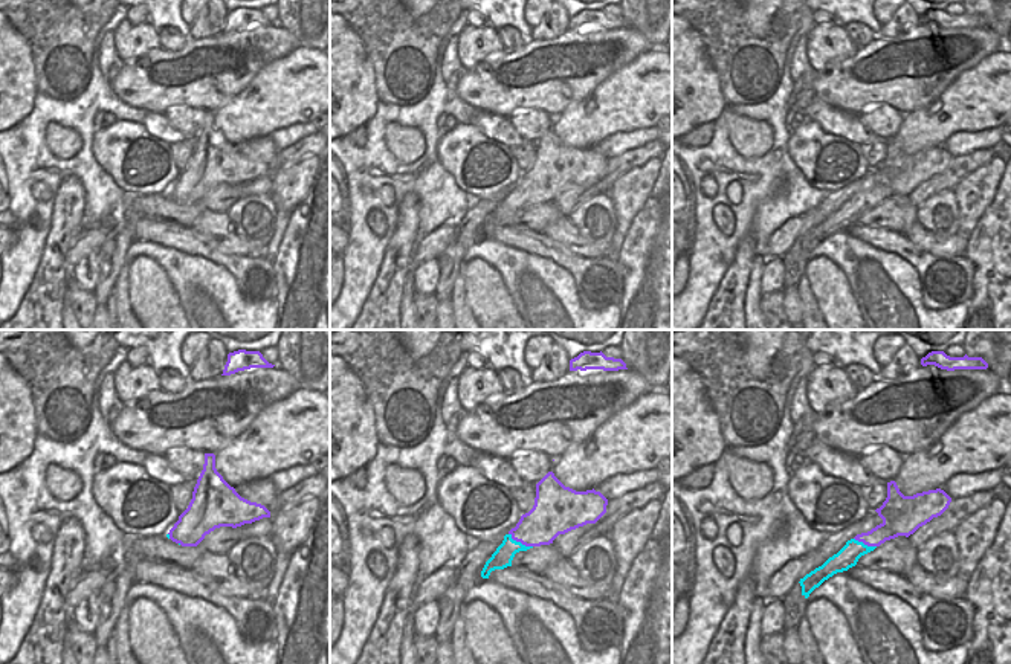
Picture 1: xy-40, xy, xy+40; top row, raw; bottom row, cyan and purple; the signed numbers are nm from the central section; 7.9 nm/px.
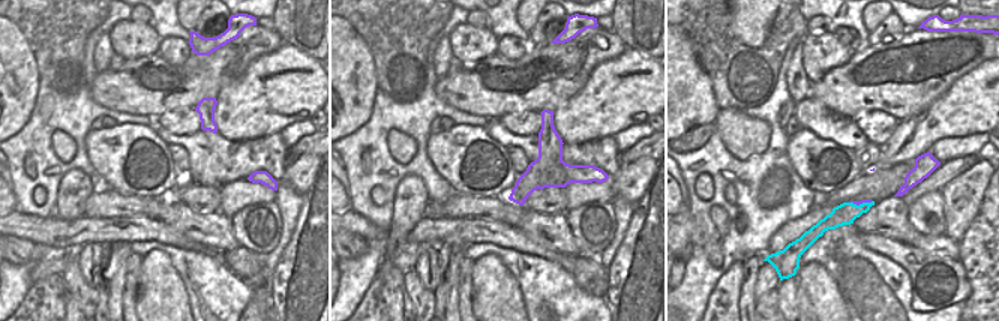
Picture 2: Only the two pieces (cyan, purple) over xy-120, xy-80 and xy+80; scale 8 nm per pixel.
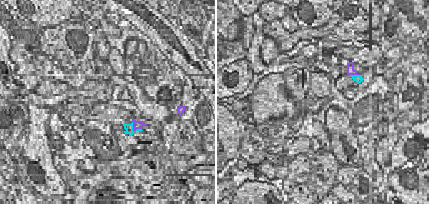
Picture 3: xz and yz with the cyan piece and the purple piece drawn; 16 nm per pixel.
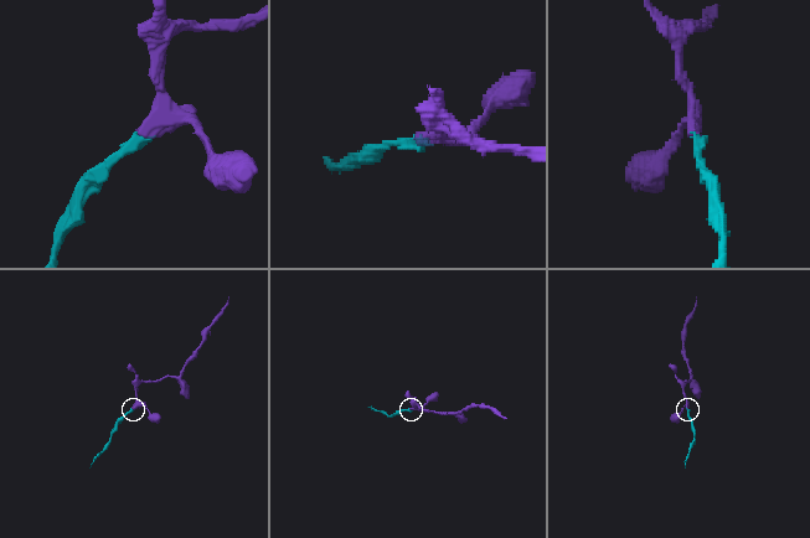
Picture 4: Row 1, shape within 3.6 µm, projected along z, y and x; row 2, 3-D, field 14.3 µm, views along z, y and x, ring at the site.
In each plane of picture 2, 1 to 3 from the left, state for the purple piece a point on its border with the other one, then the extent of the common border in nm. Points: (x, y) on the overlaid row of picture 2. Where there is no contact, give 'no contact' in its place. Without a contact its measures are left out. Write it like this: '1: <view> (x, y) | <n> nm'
1: no contact
2: no contact
3: xy+80 (860, 204) | 190 nm

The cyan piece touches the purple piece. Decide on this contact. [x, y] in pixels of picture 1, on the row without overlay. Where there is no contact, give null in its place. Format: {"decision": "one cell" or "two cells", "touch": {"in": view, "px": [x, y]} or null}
{"decision": "two cells", "touch": {"in": "xy", "px": [520, 200]}}

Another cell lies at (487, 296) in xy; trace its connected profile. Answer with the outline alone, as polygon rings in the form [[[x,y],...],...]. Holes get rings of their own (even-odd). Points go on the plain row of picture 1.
[[[483,258],[466,263],[467,304],[481,330],[527,330],[502,275]]]

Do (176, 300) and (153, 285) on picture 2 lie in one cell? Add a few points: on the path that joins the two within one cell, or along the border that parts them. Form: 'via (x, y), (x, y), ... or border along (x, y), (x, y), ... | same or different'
via (170, 300), (159, 291) | same

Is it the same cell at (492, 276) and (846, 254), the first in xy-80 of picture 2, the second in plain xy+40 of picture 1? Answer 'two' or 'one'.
two

